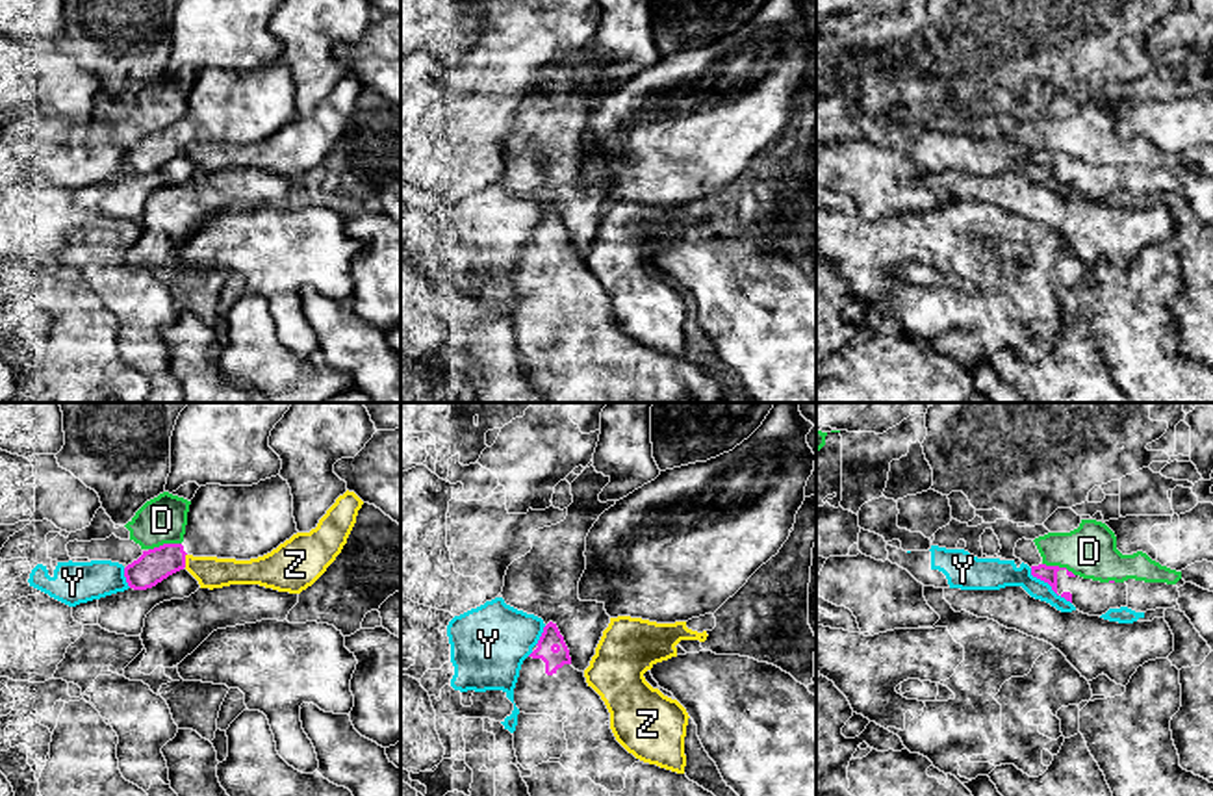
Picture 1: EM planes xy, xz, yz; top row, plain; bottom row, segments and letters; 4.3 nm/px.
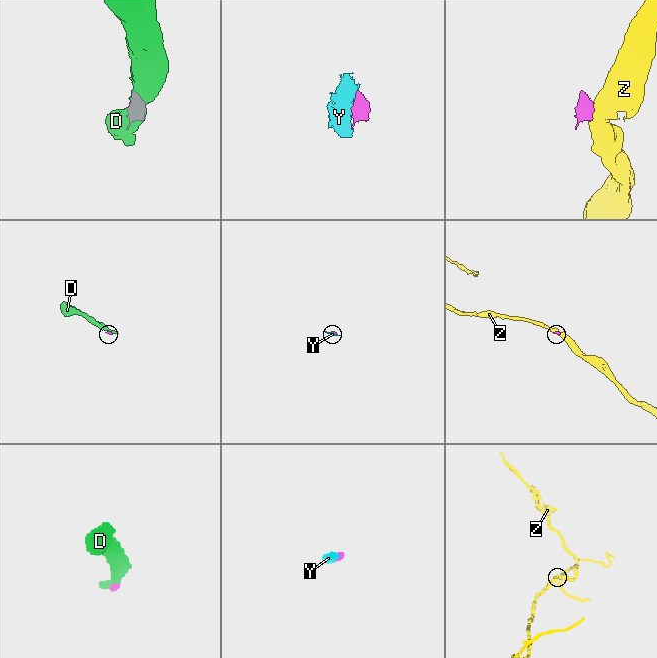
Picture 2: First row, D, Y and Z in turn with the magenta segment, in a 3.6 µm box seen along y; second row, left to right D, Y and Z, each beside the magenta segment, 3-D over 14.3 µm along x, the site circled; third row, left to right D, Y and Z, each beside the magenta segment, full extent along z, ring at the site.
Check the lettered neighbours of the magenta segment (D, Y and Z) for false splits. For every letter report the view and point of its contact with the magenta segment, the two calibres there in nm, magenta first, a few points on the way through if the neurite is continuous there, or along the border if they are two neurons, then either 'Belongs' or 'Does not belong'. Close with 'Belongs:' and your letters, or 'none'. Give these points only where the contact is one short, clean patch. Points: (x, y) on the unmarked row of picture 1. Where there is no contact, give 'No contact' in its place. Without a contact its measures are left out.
D: Touches magenta at xy (164, 128). Thickness 150 nm (magenta) against 200 nm. Does not belong
Y: Touches magenta at yz (1048, 167). Thickness 80 nm (magenta) against 140 nm. Boundary: yz (1030, 153), (1034, 160), (1071, 188). Does not belong
Z: Touches magenta at xy (184, 145). Thickness 150 nm (magenta) against 140 nm. Boundary: xy (186, 138), (184, 151). Does not belong
Belongs: none

